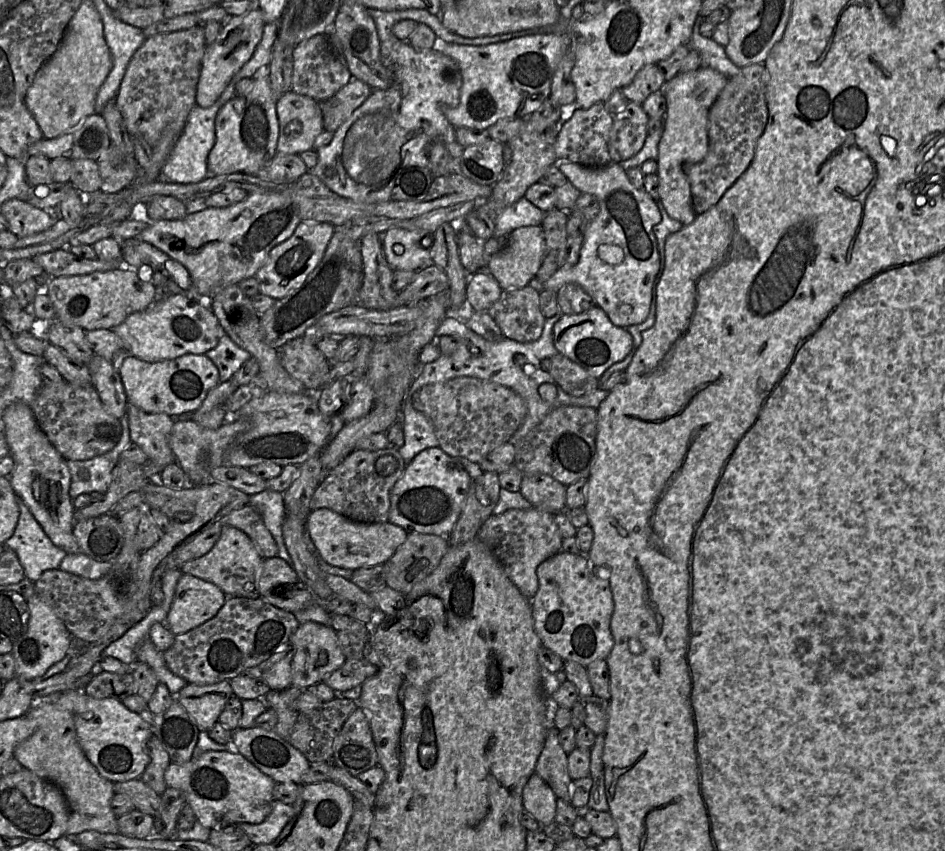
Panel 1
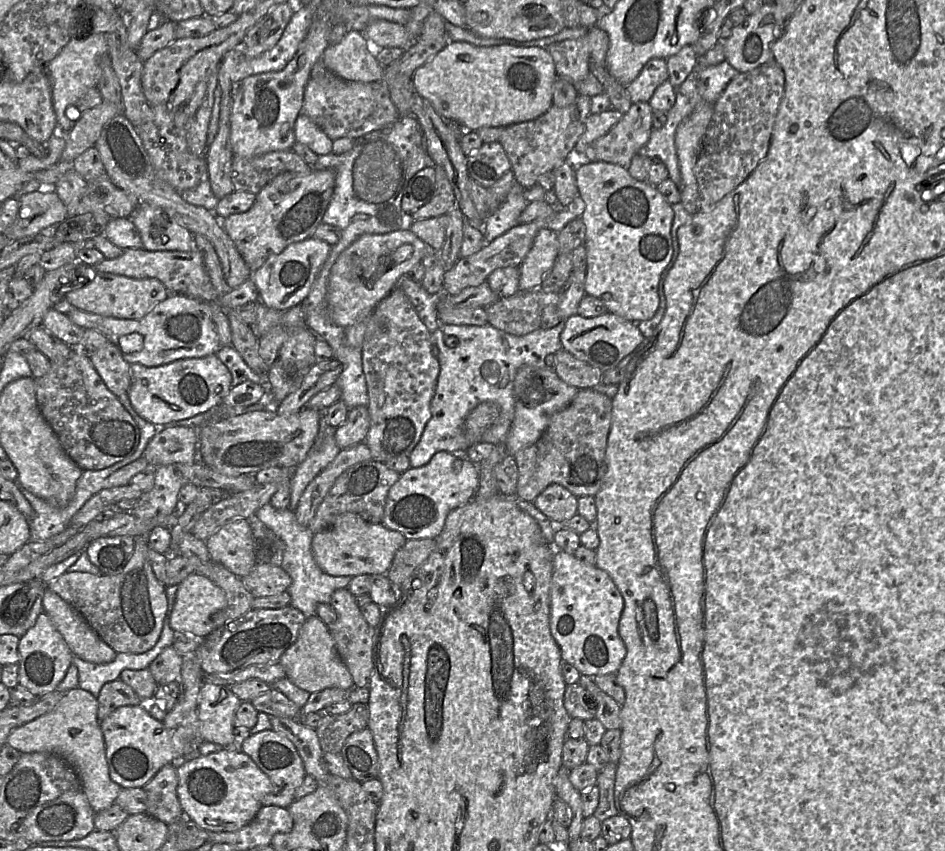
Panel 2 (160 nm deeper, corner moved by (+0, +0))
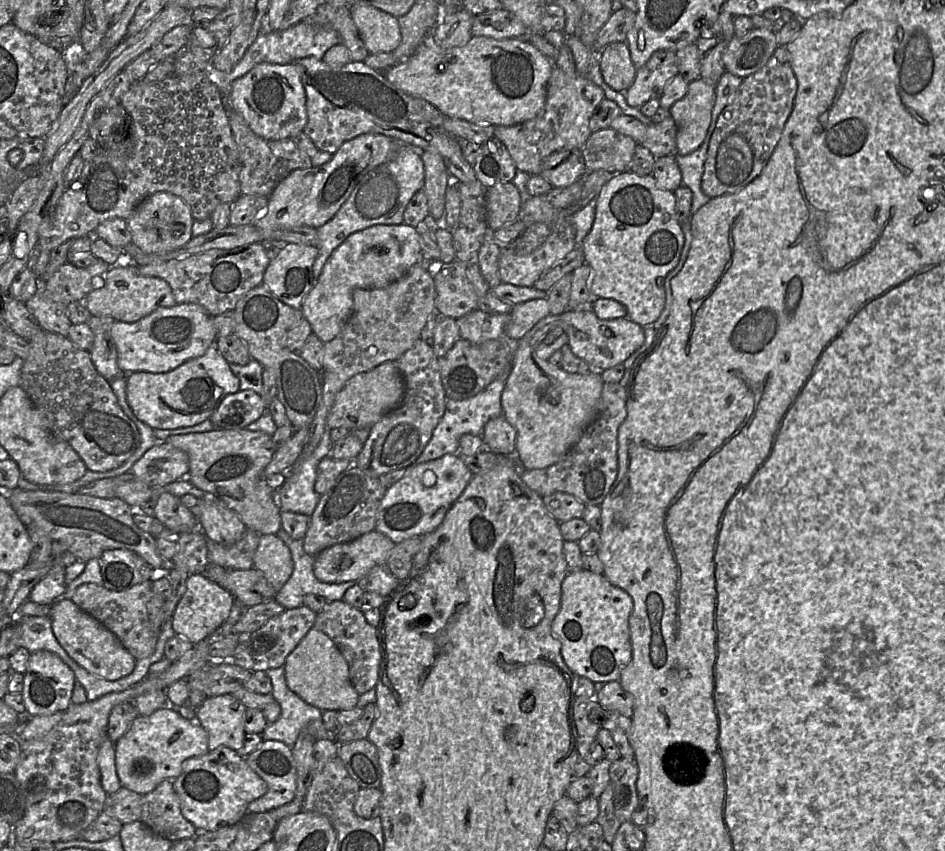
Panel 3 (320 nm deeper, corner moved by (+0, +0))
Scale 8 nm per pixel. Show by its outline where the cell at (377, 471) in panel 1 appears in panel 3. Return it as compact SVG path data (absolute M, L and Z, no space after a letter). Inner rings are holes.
M356 466L344 471L334 485L320 497L310 516L304 537L304 550L316 557L320 552L335 544L346 543L375 530L380 502L387 488L380 477L372 476Z

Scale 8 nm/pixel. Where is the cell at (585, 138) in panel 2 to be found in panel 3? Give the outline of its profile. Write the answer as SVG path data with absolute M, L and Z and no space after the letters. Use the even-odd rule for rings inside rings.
M619 115L610 128L633 138L651 151L654 158L675 156L677 151L677 126L669 115L662 122L646 125L637 118Z

